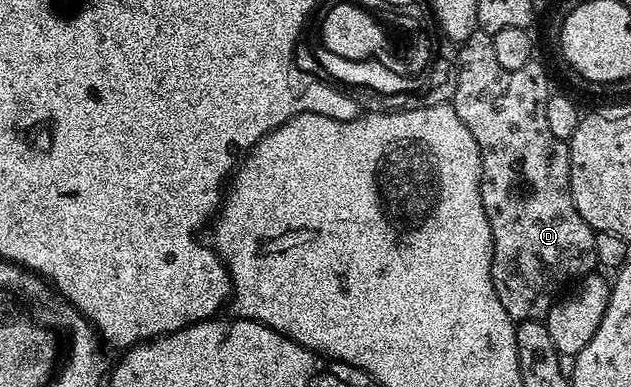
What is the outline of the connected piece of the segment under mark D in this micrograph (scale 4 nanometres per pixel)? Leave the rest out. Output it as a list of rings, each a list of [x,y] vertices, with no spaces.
[[[475,30],[468,39],[461,41],[458,48],[458,77],[456,78],[456,94],[452,101],[452,106],[456,110],[460,122],[464,122],[464,126],[468,126],[468,130],[472,130],[472,138],[476,138],[476,146],[480,150],[480,158],[482,159],[482,205],[484,206],[484,214],[488,218],[488,226],[492,230],[492,242],[494,243],[490,273],[496,290],[496,298],[500,298],[500,306],[504,306],[504,310],[508,310],[508,314],[516,322],[520,320],[542,320],[556,302],[554,292],[559,291],[558,293],[561,293],[563,291],[561,288],[565,284],[571,283],[570,285],[573,285],[575,282],[591,275],[599,267],[596,258],[596,246],[594,245],[595,231],[588,226],[588,222],[584,222],[584,218],[580,218],[580,214],[572,202],[572,194],[570,193],[570,145],[567,141],[556,138],[556,134],[552,134],[552,130],[548,126],[548,98],[552,95],[552,88],[550,88],[549,78],[546,77],[545,66],[538,63],[525,64],[520,66],[520,70],[504,70],[504,66],[500,66],[496,53],[494,53],[491,33]]]

